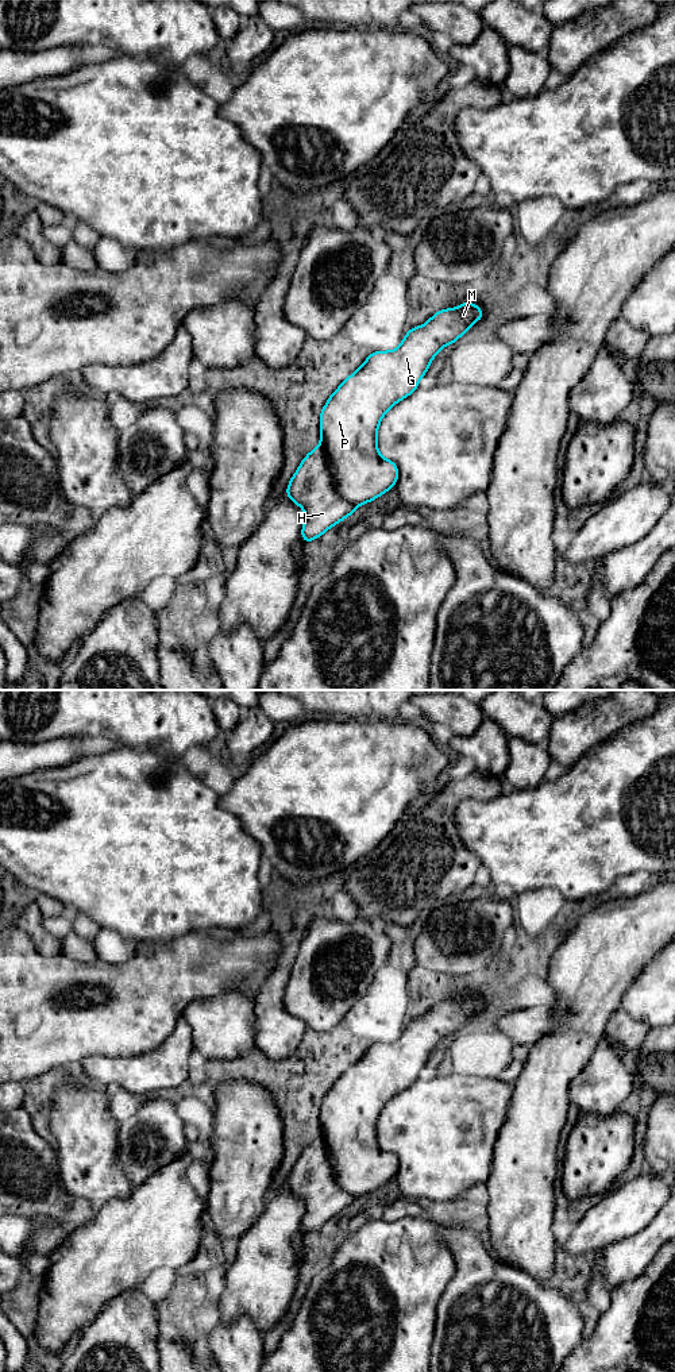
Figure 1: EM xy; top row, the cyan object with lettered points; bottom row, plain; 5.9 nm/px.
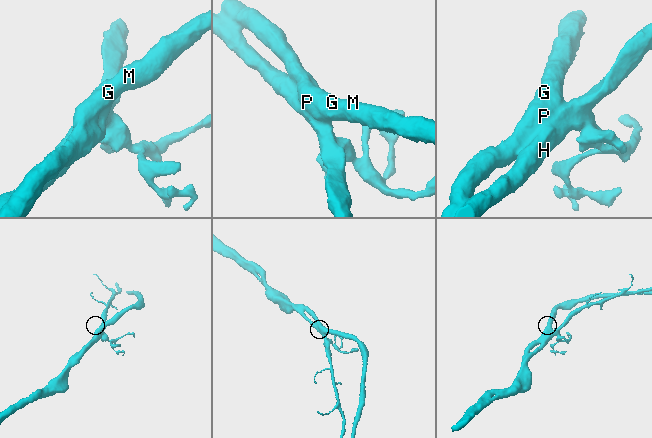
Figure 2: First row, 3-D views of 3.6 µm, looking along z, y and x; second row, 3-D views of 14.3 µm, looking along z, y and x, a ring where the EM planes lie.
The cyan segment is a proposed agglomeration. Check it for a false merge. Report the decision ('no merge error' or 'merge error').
no merge error

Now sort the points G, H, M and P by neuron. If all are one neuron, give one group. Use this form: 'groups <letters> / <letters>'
groups G H M P

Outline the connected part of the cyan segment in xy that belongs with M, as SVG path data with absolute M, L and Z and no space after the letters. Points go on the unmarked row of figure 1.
M466 991L460 998L440 1001L424 1017L406 1022L402 1034L396 1041L373 1043L364 1055L332 1084L320 1105L321 1133L306 1145L286 1179L286 1187L305 1202L305 1214L301 1219L304 1234L320 1229L331 1218L351 1207L356 1198L394 1179L398 1171L398 1157L385 1151L377 1137L377 1124L382 1109L393 1097L418 1079L418 1072L444 1037L454 1036L477 1011L483 1009L482 1001Z

